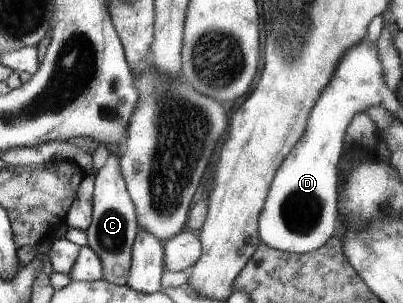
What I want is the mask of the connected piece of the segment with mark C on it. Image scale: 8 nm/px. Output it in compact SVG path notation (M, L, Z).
M110 152L106 161L95 174L91 222L85 231L87 246L101 261L103 279L109 284L118 286L125 285L131 262L131 247L139 228L135 220L135 209L121 174L119 158L120 153Z

